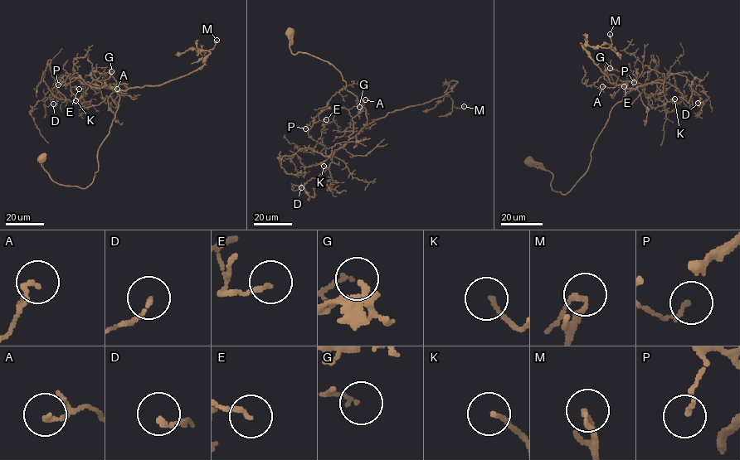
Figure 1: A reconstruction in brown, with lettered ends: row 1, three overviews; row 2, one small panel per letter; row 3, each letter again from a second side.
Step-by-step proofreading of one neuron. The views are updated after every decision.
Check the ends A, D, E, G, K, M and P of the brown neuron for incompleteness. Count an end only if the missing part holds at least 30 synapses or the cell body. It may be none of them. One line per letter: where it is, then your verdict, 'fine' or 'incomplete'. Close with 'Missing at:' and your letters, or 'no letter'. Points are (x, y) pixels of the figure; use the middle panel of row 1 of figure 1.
A: (365, 99) | fine
D: (301, 187) | fine
E: (326, 119) | fine
G: (359, 107) | fine
K: (323, 166) | fine
M: (464, 106) | fine
P: (305, 128) | fine
Missing at: no letter

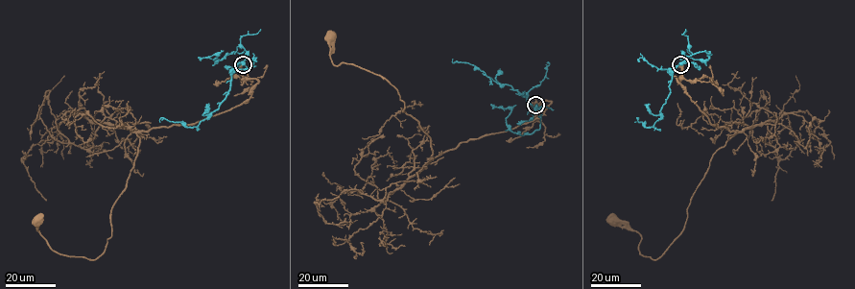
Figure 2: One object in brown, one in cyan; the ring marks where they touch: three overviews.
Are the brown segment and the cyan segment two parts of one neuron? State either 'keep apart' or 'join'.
join

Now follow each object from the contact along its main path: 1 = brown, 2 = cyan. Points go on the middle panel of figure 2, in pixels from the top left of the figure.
1: (535, 105), (551, 102), (429, 159), (430, 138), (397, 90), (335, 65), (329, 36)
2: (535, 105), (510, 84), (499, 84), (475, 65), (453, 62), (452, 59)

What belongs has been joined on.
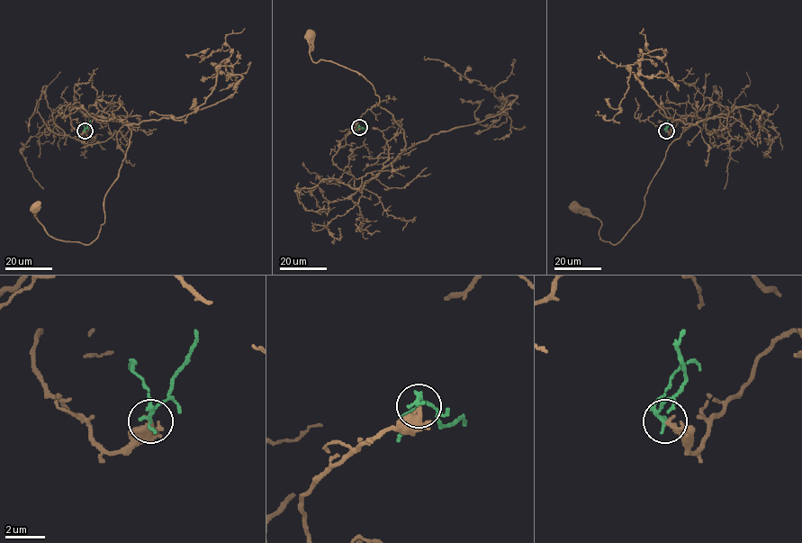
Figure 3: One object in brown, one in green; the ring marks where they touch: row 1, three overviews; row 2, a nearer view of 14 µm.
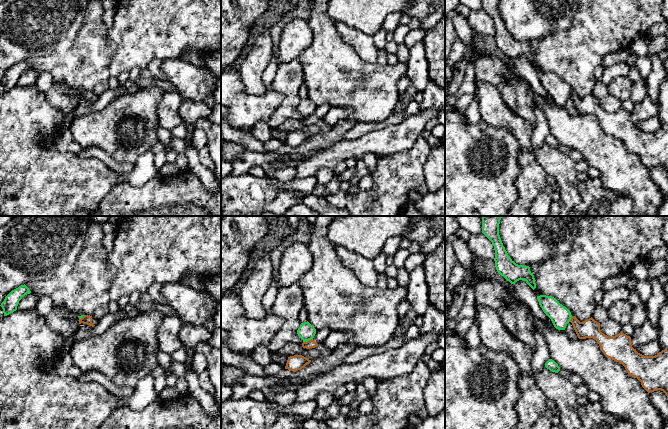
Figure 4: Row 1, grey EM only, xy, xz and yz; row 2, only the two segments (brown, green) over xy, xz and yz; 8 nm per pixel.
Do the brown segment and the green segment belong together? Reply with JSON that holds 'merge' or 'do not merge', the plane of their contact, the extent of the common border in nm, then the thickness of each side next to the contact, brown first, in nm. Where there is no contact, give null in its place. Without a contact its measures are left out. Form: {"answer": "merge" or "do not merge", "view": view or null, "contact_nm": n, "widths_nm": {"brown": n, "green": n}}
{"answer": "do not merge", "view": "xz", "contact_nm": 90, "widths_nm": {"brown": 70, "green": 140}}

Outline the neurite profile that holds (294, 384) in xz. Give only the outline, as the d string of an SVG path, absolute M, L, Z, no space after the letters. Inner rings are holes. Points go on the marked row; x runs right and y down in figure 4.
M321 374L311 375L306 378L294 378L287 381L284 381L280 385L273 387L272 390L275 393L284 393L284 392L295 392L308 382L314 380L316 377L320 376Z

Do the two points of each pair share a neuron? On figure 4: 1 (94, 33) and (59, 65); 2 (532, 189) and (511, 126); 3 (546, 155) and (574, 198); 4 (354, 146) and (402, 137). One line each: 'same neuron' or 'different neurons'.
1: same neuron
2: same neuron
3: same neuron
4: same neuron

